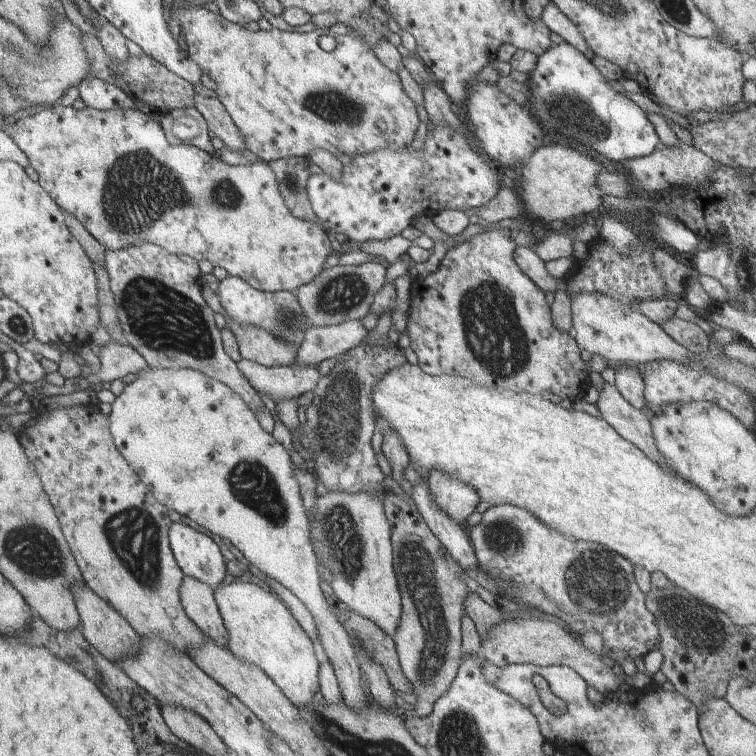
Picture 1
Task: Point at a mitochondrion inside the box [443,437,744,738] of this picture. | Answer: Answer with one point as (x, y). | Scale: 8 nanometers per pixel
(594, 579)

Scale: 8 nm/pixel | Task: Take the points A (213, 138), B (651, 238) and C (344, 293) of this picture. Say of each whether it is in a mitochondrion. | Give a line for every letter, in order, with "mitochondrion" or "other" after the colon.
A: other
B: other
C: mitochondrion

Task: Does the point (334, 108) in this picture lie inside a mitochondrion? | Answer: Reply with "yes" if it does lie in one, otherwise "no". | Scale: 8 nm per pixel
yes

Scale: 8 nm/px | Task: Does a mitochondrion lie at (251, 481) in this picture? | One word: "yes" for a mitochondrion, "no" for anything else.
yes

